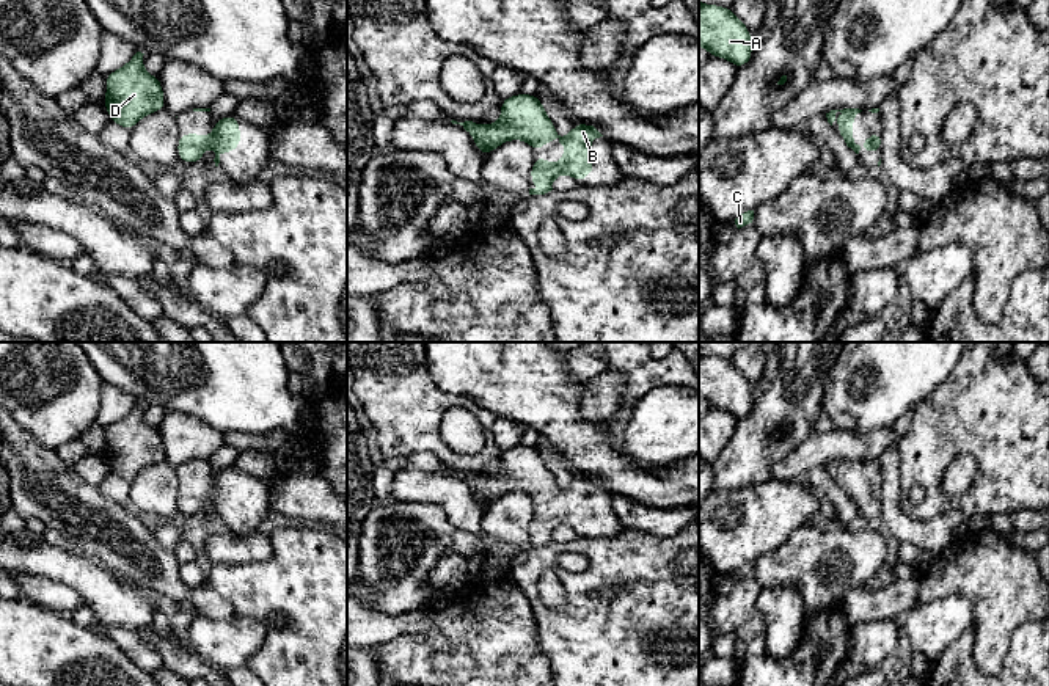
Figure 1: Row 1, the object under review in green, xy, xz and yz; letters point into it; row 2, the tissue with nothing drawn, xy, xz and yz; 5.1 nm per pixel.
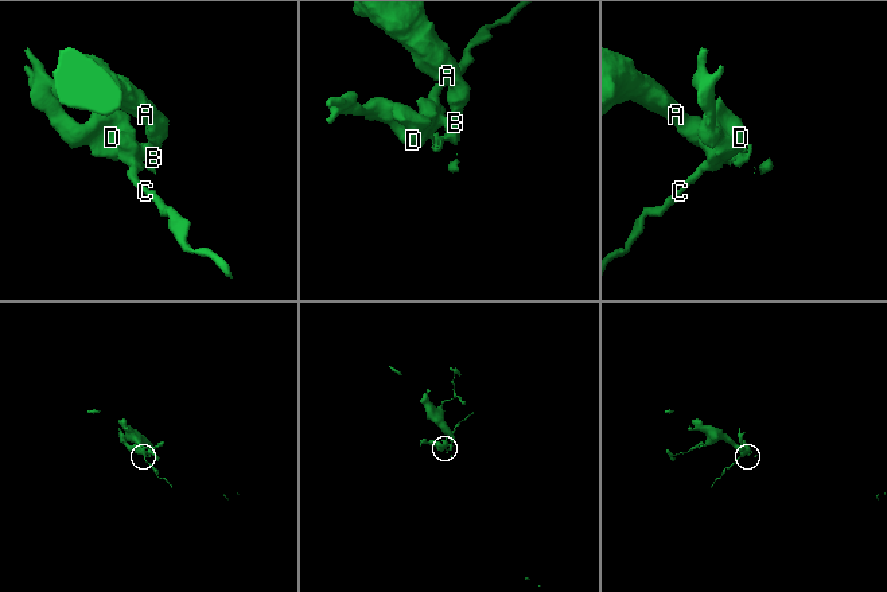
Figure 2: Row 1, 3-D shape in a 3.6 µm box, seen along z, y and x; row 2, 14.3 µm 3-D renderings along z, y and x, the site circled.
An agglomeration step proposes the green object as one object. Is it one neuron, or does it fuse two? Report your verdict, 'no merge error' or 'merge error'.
no merge error

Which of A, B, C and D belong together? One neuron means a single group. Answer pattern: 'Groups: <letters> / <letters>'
Groups: A B C D

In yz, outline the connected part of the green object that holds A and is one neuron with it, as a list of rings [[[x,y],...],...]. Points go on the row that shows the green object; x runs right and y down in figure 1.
[[[699,0],[699,46],[711,57],[729,60],[736,69],[752,60],[751,30],[730,9]]]

